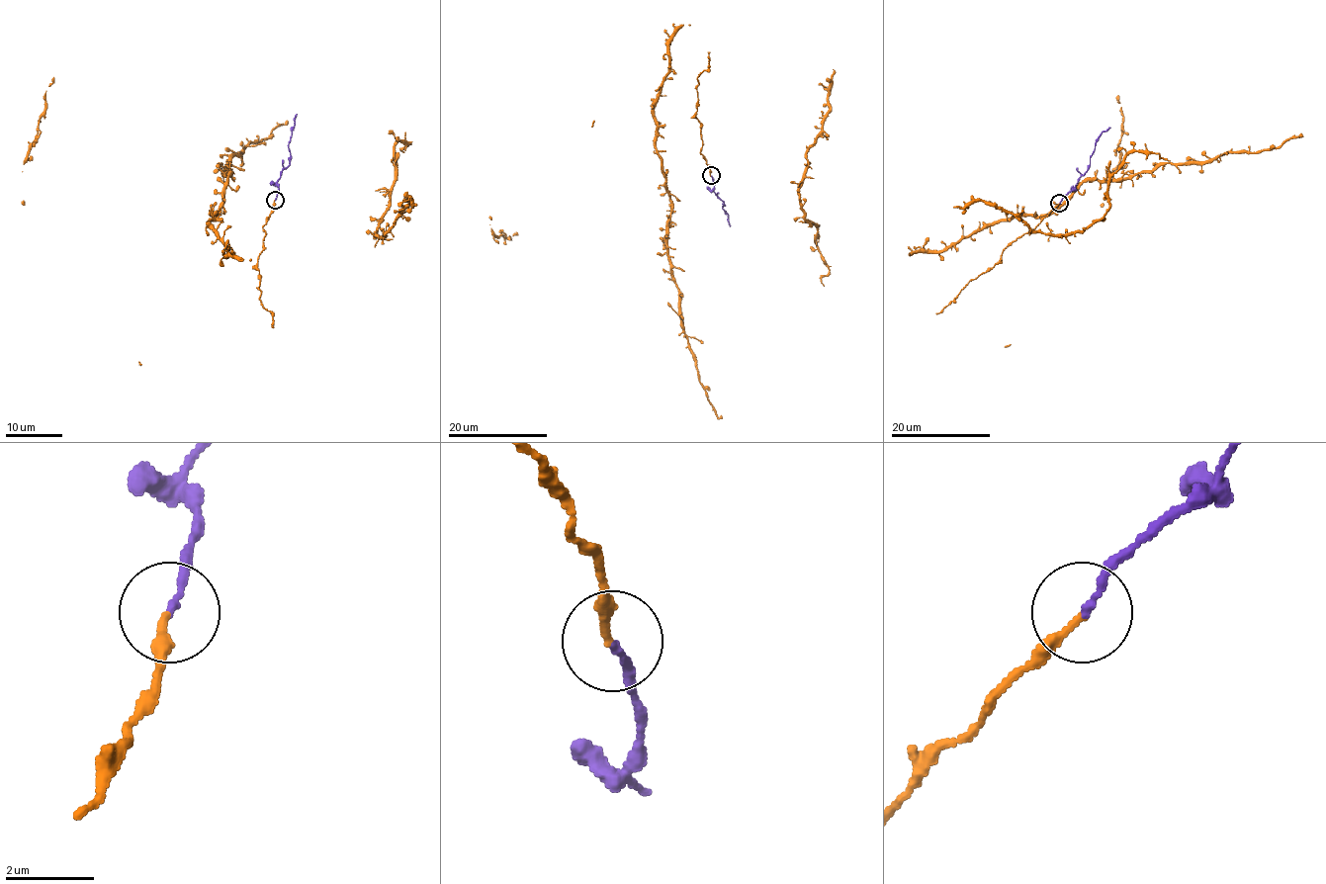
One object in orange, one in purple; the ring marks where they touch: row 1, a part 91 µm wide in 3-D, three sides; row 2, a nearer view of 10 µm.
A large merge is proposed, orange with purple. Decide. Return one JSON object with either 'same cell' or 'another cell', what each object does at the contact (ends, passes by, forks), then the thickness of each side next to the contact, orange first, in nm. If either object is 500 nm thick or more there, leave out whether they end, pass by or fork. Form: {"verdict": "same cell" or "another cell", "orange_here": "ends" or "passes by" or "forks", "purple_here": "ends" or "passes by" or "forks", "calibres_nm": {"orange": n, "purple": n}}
{"verdict": "same cell", "orange_here": "ends", "purple_here": "ends", "calibres_nm": {"orange": 180, "purple": 160}}

